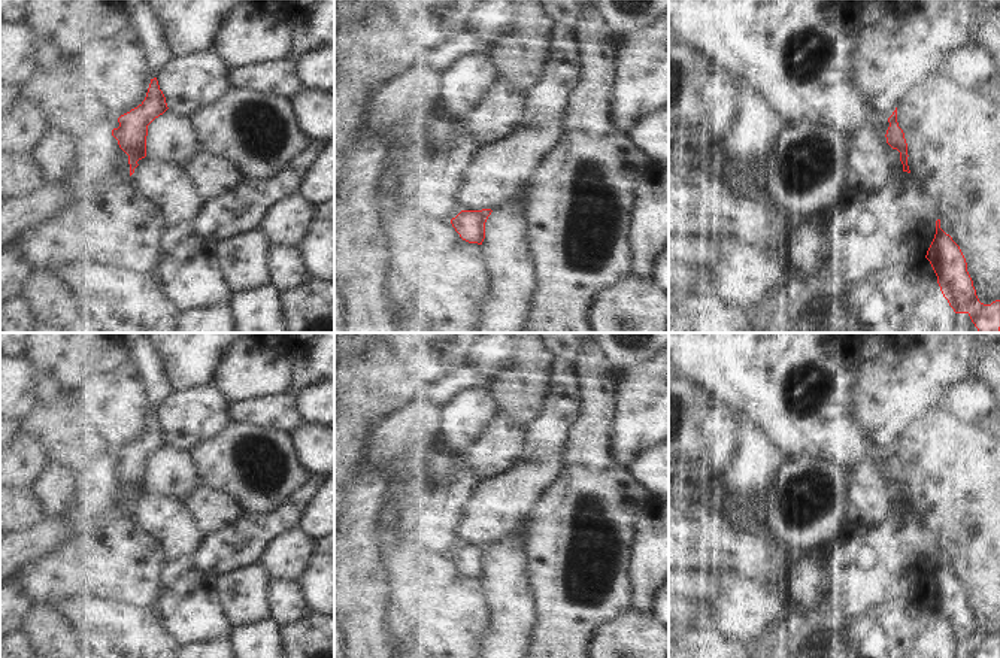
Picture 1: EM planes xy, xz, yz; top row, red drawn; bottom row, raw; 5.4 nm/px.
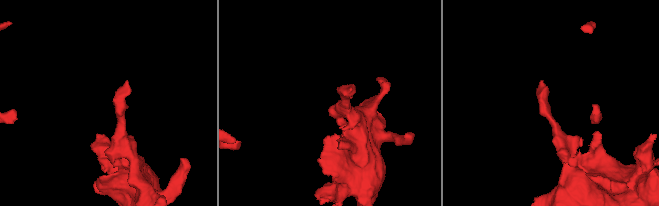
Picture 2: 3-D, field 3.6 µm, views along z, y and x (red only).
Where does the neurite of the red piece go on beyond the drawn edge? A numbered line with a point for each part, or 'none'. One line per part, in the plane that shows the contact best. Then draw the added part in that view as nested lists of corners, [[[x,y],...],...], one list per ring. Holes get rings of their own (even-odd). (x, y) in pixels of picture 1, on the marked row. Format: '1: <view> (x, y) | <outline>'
none

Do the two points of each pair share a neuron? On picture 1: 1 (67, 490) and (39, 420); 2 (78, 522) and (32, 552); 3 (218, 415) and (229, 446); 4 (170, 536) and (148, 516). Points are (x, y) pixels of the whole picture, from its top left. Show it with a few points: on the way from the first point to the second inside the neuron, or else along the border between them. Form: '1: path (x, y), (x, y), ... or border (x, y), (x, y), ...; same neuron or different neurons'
1: border (50, 460), (73, 467), (85, 481); different neurons
2: path (66, 528), (52, 531), (44, 540); same neuron
3: border (233, 420), (221, 433), (206, 439), (194, 451); different neurons
4: path (167, 530), (154, 516); same neuron

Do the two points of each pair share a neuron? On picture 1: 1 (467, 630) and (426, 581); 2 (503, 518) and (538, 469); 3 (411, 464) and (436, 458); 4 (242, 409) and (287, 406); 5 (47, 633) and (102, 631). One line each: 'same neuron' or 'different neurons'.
1: same neuron
2: same neuron
3: same neuron
4: same neuron
5: different neurons

